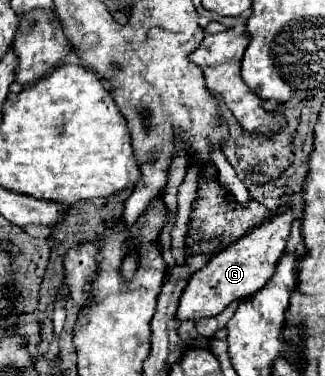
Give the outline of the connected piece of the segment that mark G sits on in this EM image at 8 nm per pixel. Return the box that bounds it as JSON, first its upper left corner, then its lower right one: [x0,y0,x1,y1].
[176,210,294,322]

